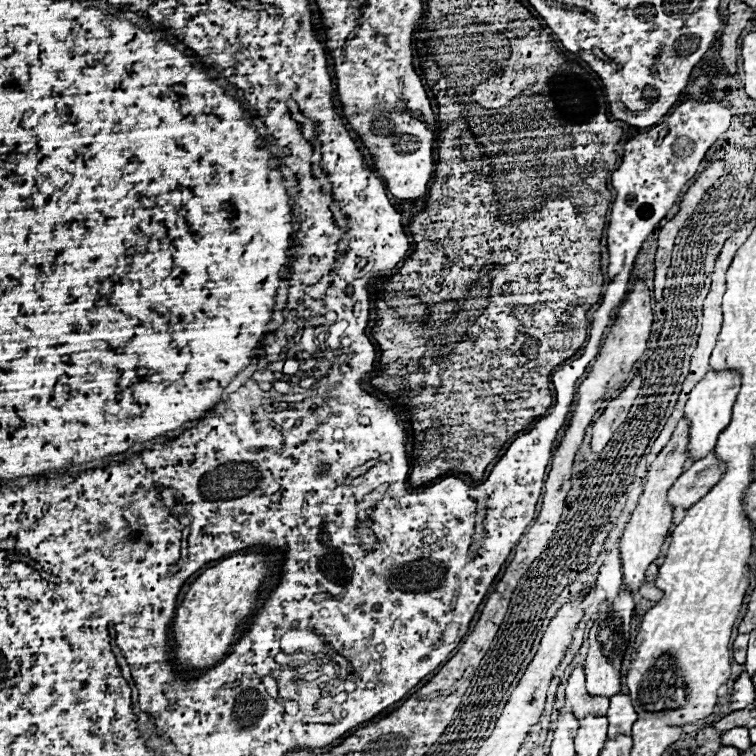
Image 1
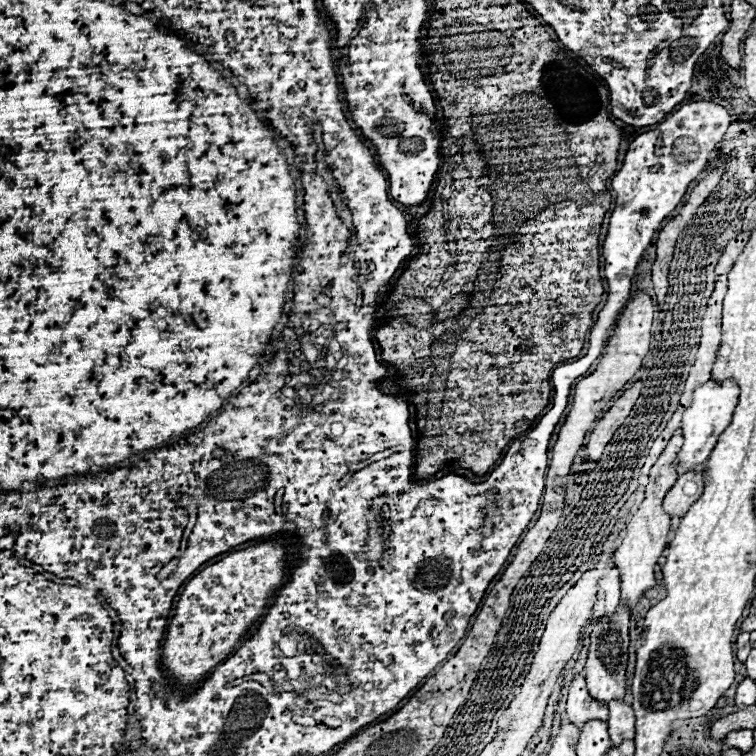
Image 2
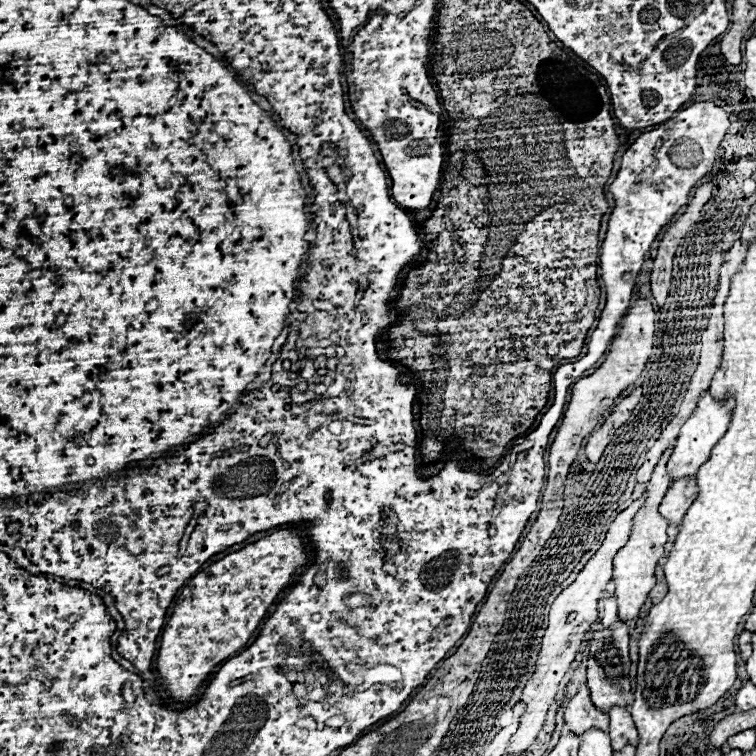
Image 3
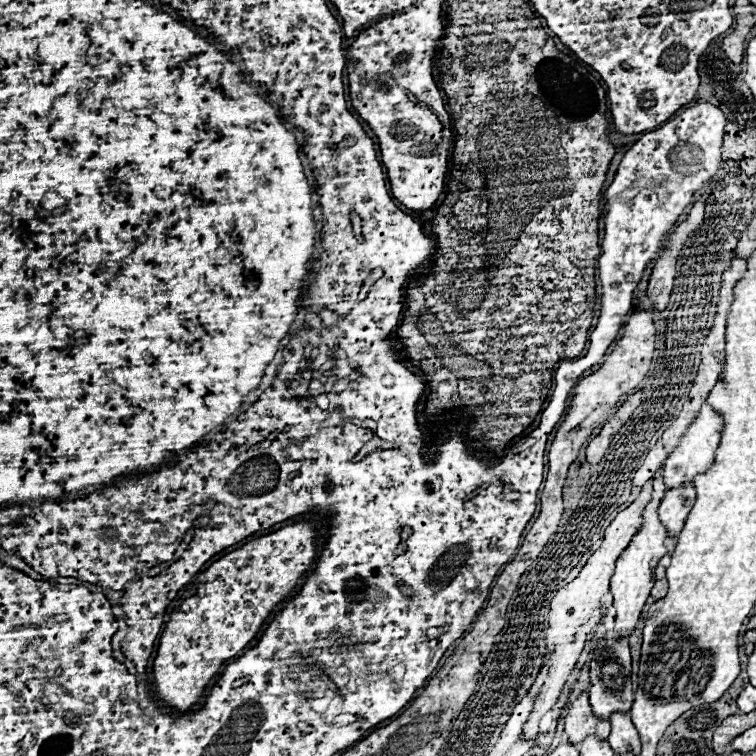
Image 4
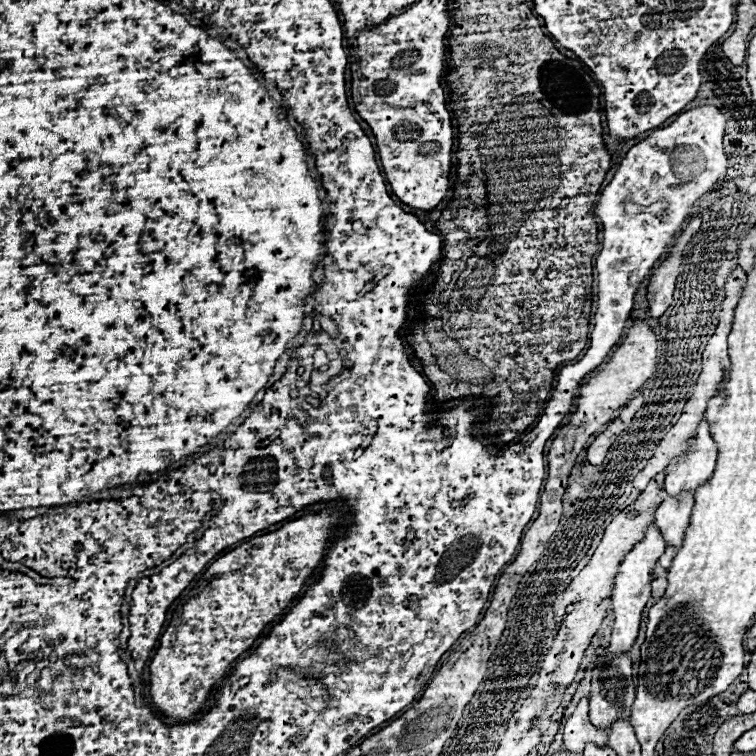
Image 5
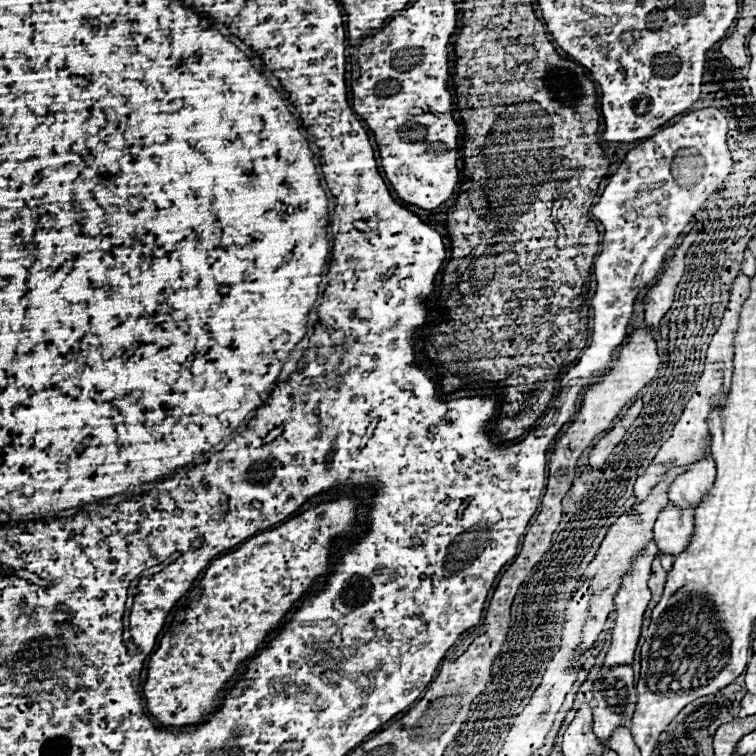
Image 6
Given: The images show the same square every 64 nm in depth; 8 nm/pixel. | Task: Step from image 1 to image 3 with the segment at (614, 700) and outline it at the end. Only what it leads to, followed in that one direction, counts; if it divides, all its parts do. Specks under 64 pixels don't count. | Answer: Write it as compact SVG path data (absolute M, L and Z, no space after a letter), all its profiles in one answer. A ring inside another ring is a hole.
M610 708L610 738L612 748L622 750L626 744L638 744L638 732L632 722L632 714L628 708Z

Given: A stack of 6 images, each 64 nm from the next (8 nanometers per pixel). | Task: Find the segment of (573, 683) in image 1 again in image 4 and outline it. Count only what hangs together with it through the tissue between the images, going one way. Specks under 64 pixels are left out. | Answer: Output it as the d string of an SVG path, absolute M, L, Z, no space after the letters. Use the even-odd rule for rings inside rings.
M582 692L574 700L568 714L564 716L564 730L566 730L566 736L574 744L580 744L590 734L606 738L610 734L610 722L608 720L598 720L594 716L594 712L590 708L590 702L588 702L588 692Z

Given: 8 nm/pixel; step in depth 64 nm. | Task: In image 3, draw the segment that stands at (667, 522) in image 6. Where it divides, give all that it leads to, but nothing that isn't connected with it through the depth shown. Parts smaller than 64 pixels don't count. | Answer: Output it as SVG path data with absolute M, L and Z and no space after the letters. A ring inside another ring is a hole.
M694 476L676 480L668 488L668 492L660 504L662 516L666 516L666 520L670 520L672 524L678 526L682 522L682 518L686 516L686 510L690 508L690 504L696 500L696 496L698 496L698 484L696 484Z

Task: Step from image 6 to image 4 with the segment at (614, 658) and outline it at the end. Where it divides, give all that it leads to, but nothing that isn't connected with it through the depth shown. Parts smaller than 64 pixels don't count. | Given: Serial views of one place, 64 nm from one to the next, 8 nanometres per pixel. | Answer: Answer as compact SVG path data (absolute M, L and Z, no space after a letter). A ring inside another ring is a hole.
M658 470L654 474L654 480L652 480L652 500L648 502L648 506L644 508L642 512L642 526L640 530L636 532L634 540L628 544L628 548L622 552L622 556L618 556L616 560L616 568L614 568L614 576L610 580L612 584L612 594L614 594L614 606L618 610L616 614L616 628L614 628L614 636L630 636L634 632L634 626L640 618L640 612L650 596L650 590L654 586L654 568L658 564L658 560L666 554L666 548L664 548L664 540L666 540L666 528L662 526L660 518L658 518L658 504L666 492L666 484L662 480L662 470Z

